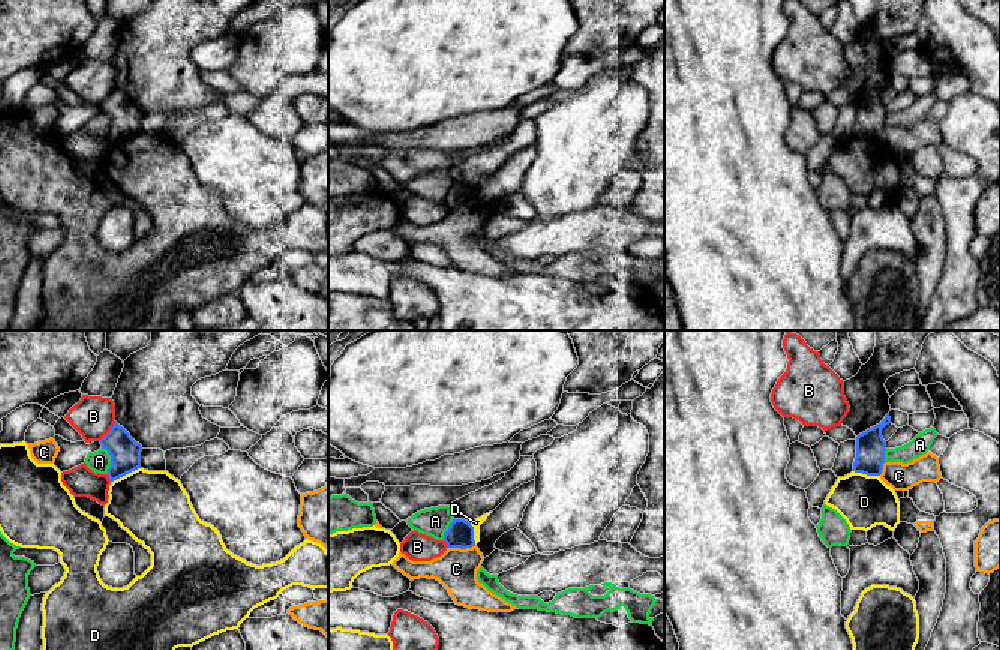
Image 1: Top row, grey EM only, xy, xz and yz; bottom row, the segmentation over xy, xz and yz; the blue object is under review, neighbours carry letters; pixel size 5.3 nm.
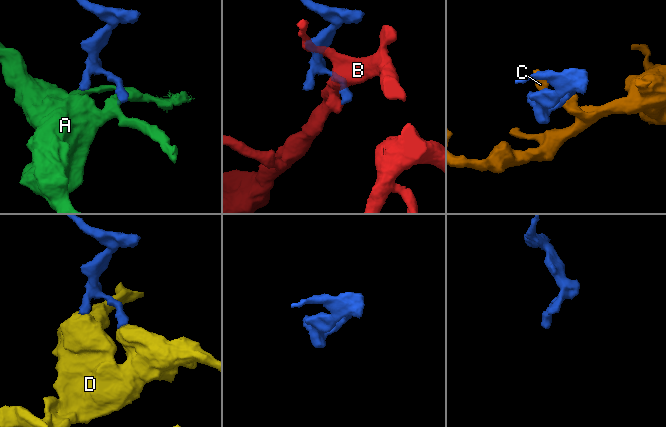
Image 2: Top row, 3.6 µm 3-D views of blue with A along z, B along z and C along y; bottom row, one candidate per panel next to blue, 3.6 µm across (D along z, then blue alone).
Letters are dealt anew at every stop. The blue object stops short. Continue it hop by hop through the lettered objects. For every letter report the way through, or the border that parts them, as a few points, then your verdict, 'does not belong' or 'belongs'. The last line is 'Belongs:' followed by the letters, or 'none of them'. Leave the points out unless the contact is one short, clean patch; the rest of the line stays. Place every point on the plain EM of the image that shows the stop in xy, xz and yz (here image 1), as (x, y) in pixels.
A: border xy (102, 110), (110, 119), (107, 137); does not belong
B: does not belong
C: border xz (476, 209), (449, 212); does not belong
D: does not belong
Belongs: none of them

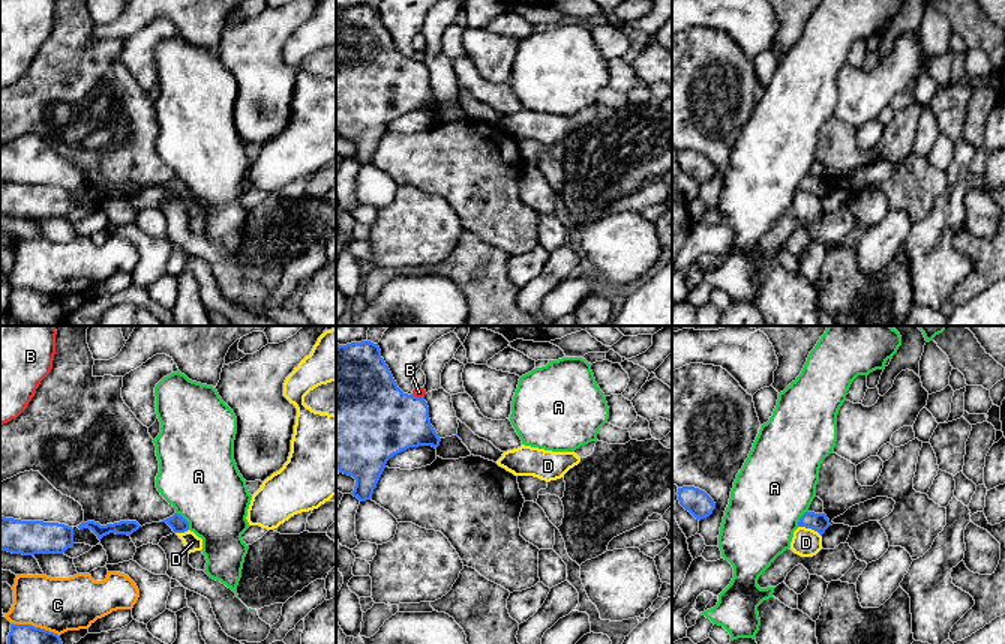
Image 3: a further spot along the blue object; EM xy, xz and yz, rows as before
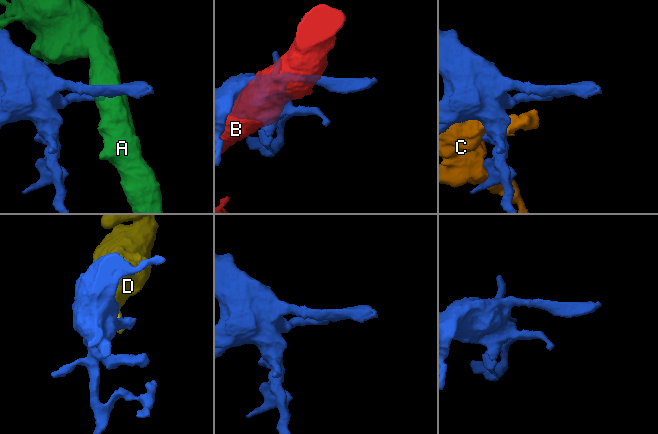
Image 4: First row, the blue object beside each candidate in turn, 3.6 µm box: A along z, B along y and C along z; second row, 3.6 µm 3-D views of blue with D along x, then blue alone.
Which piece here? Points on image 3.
A: does not belong
B: does not belong
C: does not belong
D: border yz (798, 189), (813, 192), (821, 200); does not belong
Belongs: none of them

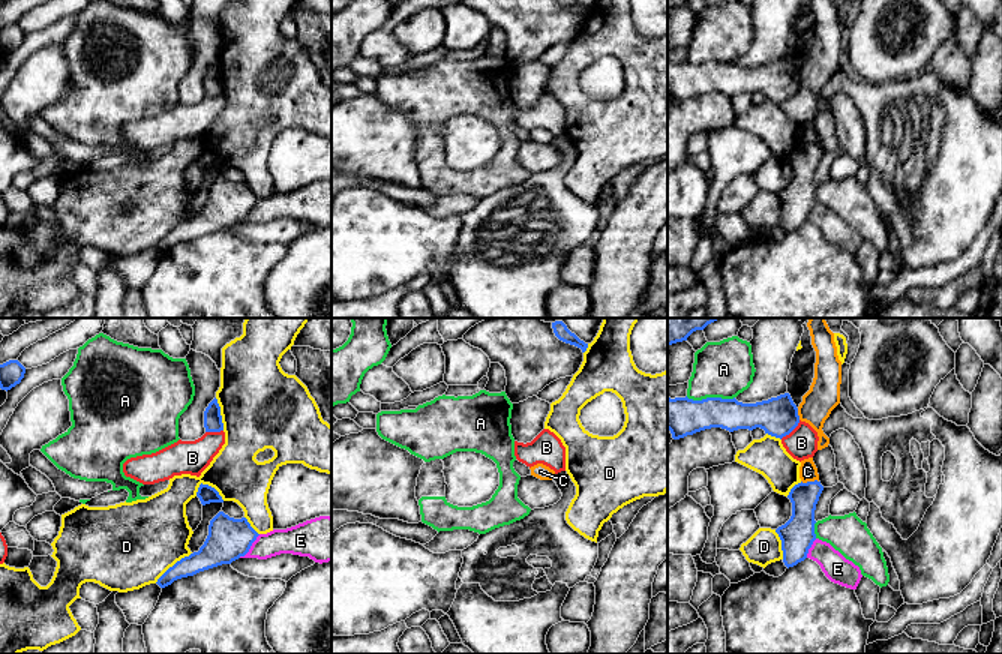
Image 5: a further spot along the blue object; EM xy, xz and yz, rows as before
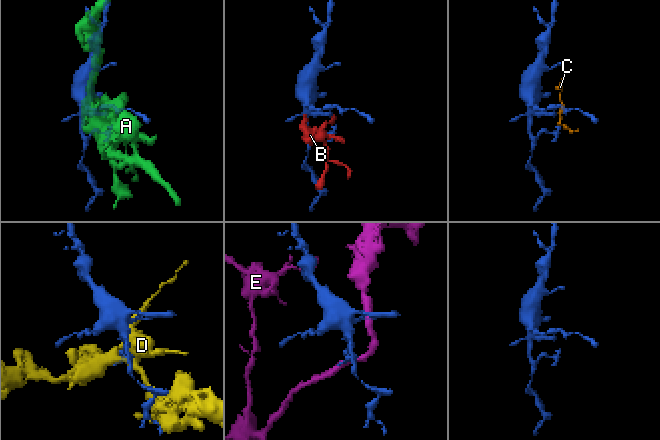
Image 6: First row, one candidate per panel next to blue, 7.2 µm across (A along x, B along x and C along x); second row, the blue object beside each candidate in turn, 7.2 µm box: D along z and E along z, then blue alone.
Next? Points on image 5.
A: does not belong
B: border yz (800, 84), (780, 102); does not belong
C: does not belong
D: does not belong
E: does not belong
Belongs: none of them

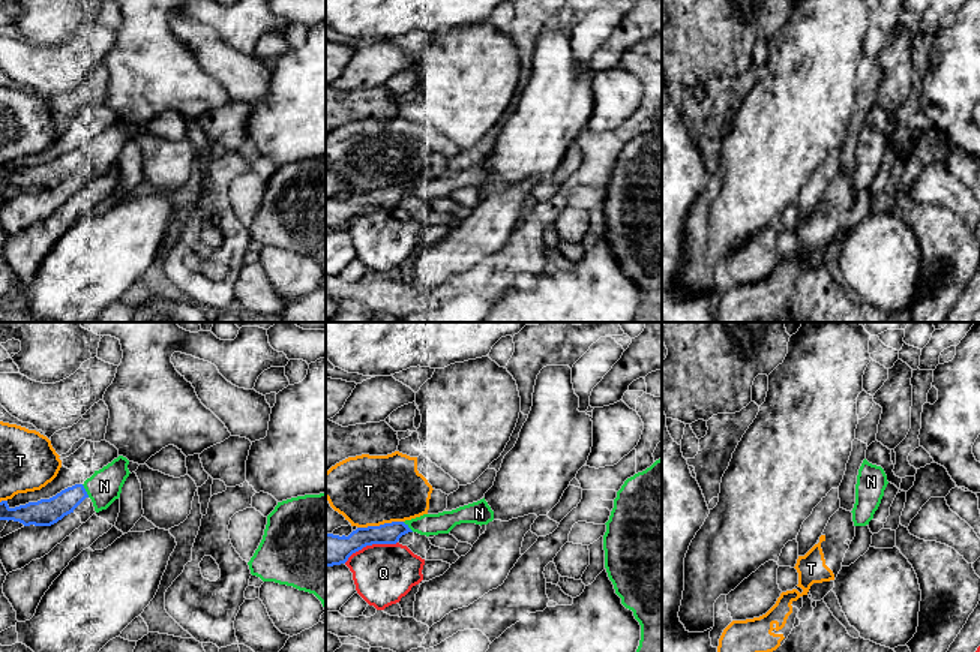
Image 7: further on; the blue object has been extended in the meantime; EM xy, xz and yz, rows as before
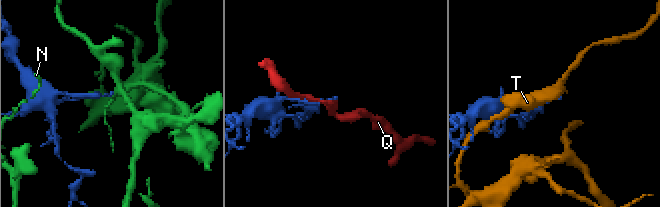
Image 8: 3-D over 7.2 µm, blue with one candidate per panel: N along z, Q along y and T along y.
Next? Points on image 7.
N: belongs
Q: border xz (396, 206), (366, 209), (344, 227); does not belong
T: does not belong
Belongs: N

